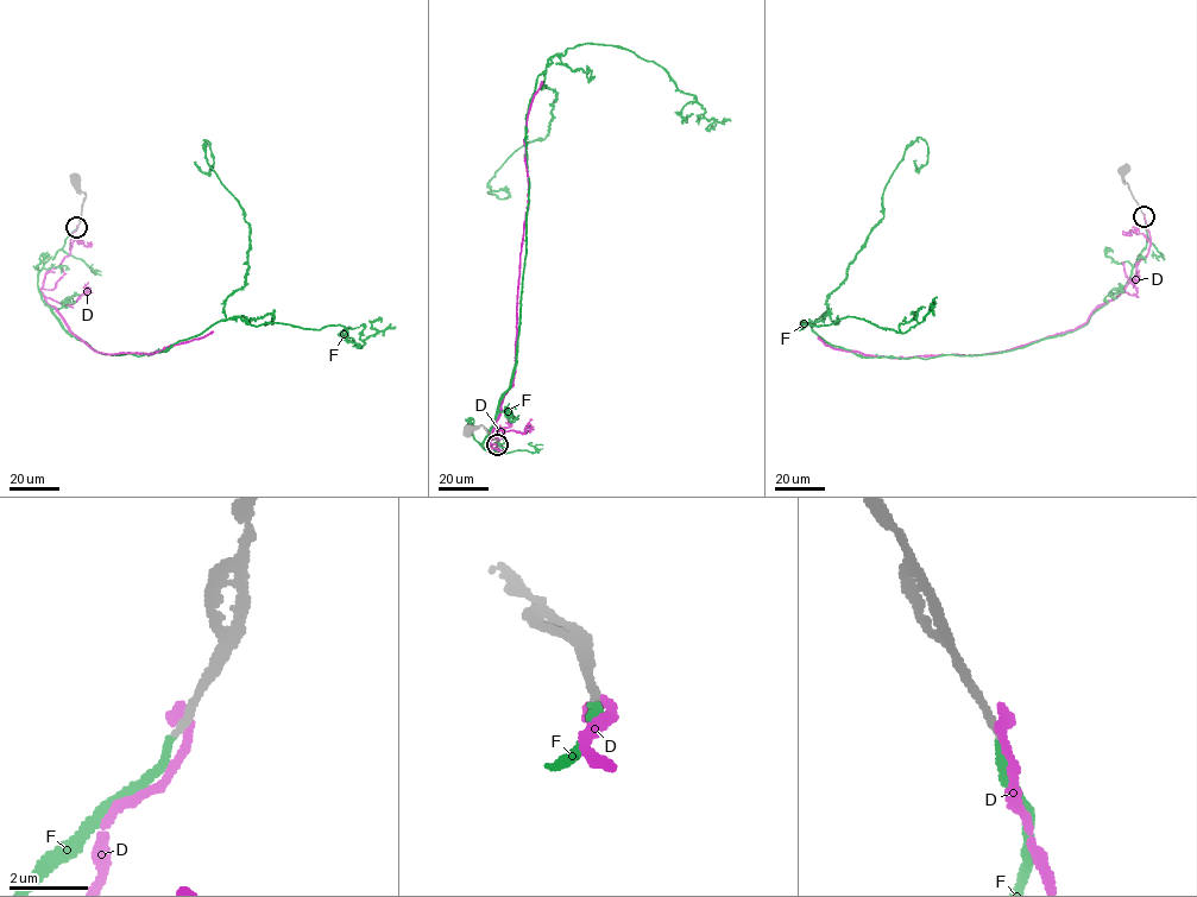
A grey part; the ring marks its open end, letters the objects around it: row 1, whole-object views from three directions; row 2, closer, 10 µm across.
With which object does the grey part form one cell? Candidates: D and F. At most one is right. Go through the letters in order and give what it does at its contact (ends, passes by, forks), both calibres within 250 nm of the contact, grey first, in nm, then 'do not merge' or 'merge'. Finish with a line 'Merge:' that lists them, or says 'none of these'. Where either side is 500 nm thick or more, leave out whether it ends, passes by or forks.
D: it ends; calibres 240 and 320 nm; do not merge
F: it ends; calibres 200 and 220 nm; merge
Merge: F

